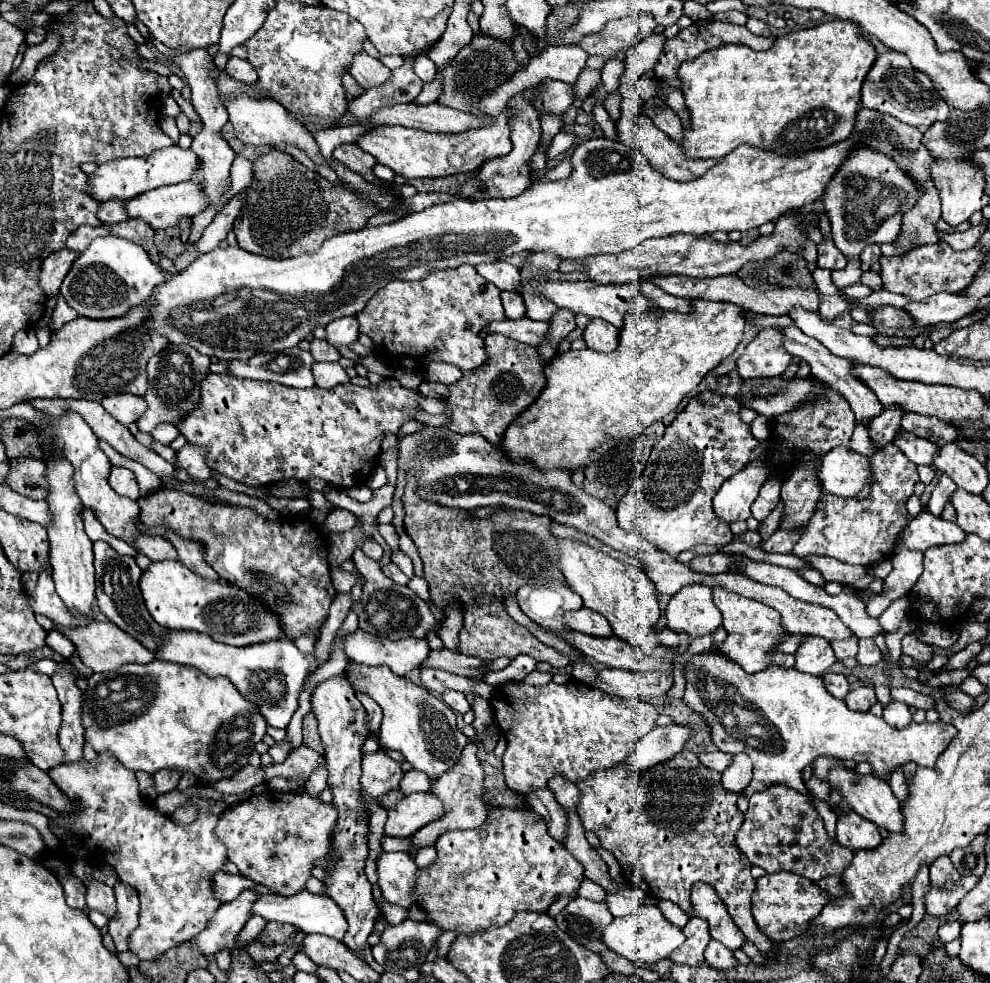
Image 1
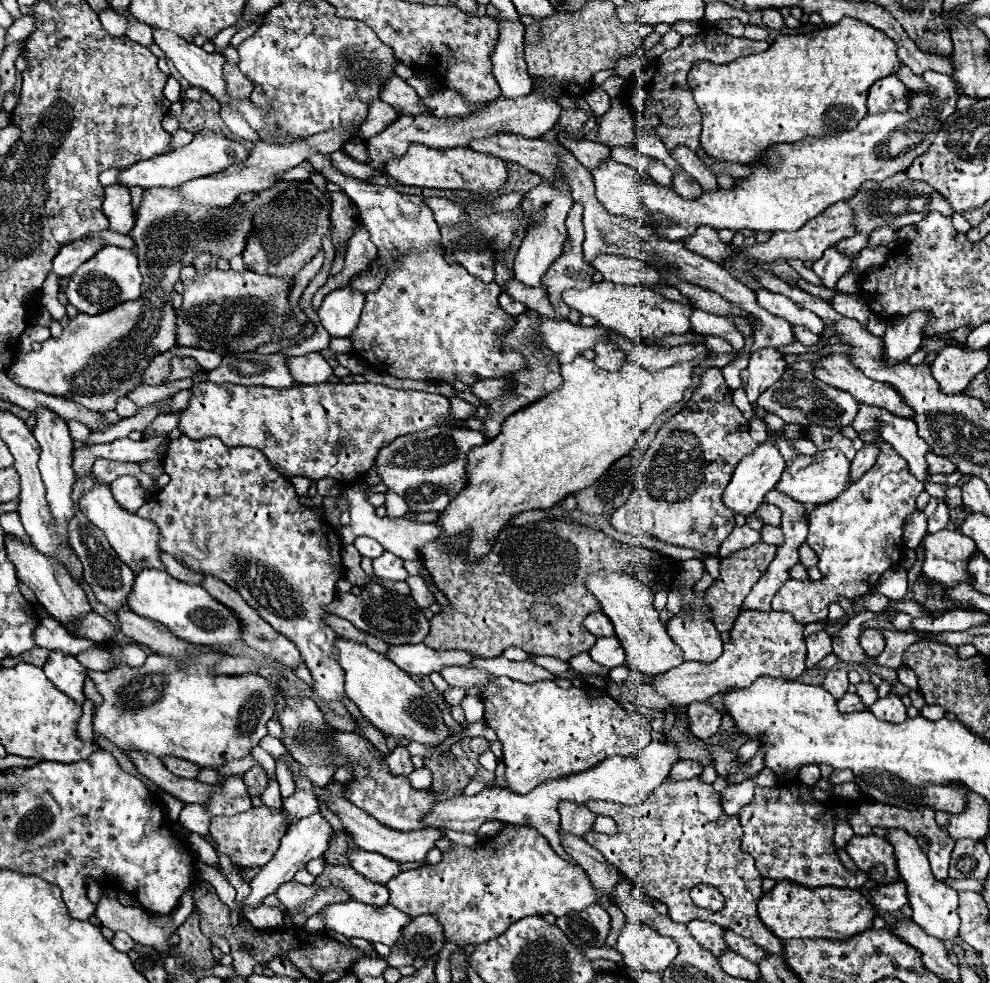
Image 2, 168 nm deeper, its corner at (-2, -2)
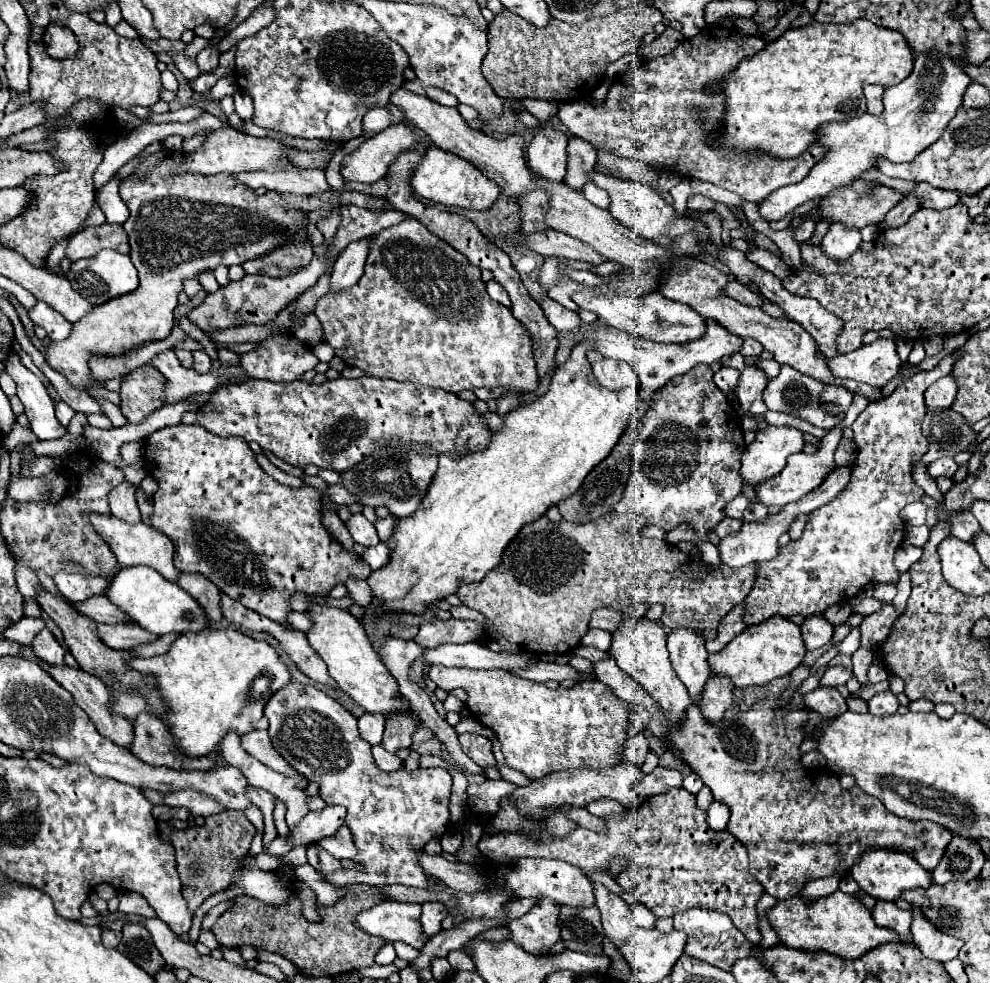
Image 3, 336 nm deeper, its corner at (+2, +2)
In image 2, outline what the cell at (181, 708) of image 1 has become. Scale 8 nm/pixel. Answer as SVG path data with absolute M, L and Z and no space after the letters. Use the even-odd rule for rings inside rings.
M218 652L192 656L190 660L178 660L172 656L150 654L140 668L132 668L128 664L120 664L108 672L88 670L88 676L98 686L104 702L96 710L94 716L94 734L108 738L122 752L140 750L150 752L158 758L176 756L200 764L200 768L222 766L230 760L248 756L250 748L254 748L260 738L264 738L266 722L274 716L276 704L276 688L262 678L260 674L236 674L236 676L216 676L212 668L222 660Z

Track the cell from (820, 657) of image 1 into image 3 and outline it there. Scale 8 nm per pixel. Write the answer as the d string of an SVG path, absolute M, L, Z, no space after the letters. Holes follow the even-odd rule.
M810 616L804 620L800 628L802 628L804 646L808 652L826 646L832 640L832 632L834 632L834 626L824 616Z

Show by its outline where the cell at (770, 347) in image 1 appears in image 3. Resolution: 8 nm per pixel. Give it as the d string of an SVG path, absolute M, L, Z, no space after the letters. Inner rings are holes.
M748 364L742 374L740 374L740 382L734 390L738 402L740 402L740 408L738 412L746 412L746 414L766 414L768 408L764 404L764 398L762 398L762 392L768 384L768 378L766 378L766 372L756 364Z

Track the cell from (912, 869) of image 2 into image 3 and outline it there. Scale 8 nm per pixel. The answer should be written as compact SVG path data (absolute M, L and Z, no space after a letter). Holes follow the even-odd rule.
M914 908L914 920L912 920L912 936L914 944L922 950L922 954L936 962L948 962L958 956L958 950L962 948L962 942L958 938L952 938L938 930L926 916L922 908Z

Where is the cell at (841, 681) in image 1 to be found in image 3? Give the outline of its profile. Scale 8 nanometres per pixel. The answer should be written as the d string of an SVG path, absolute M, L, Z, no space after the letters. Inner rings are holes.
M832 666L826 668L824 676L820 678L820 686L840 686L852 678L852 668L846 666Z

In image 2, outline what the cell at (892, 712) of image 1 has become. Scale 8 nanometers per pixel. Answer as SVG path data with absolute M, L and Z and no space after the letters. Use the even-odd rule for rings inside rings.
M888 694L886 698L878 698L870 710L872 714L876 714L886 722L902 722L906 718L906 706L898 696L892 694Z

